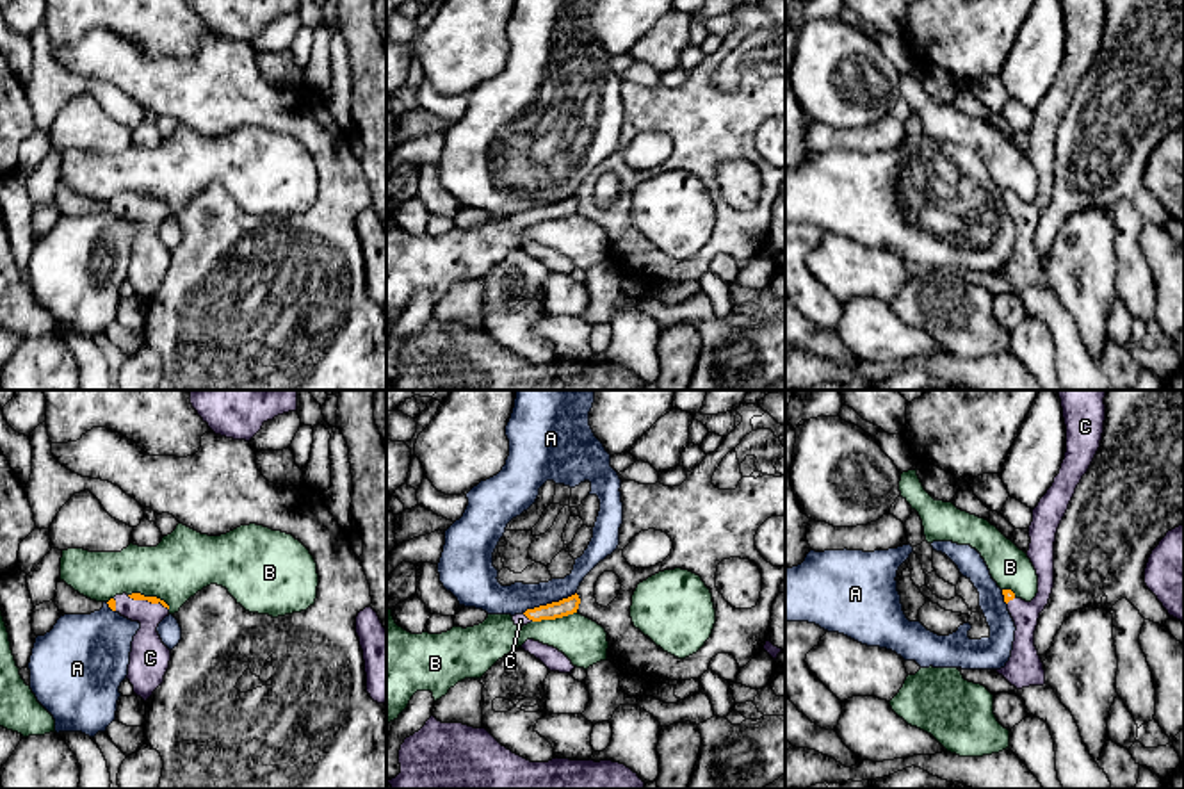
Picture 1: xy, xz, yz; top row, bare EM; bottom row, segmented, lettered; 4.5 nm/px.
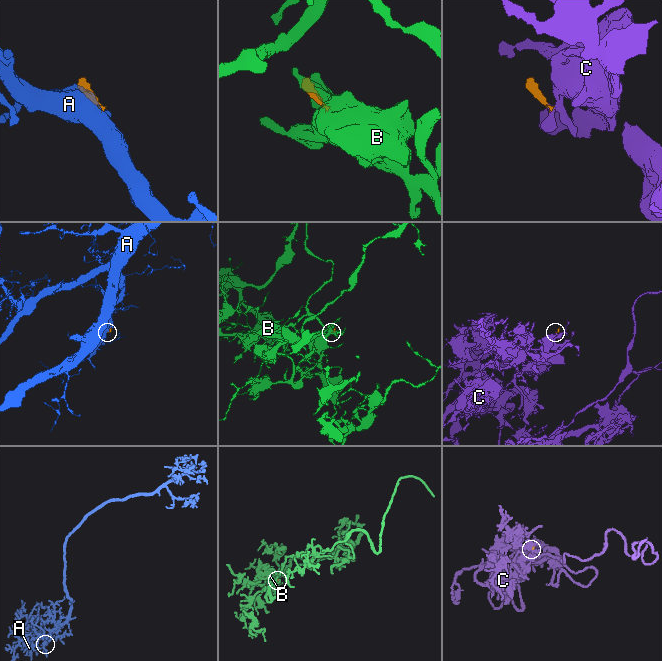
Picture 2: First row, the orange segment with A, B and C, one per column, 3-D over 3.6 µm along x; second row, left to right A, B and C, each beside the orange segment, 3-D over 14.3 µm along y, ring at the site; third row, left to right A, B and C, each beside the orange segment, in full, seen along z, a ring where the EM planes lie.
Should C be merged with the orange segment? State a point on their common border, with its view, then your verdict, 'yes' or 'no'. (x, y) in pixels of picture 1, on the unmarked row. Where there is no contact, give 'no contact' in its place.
xy (148, 202) | yes

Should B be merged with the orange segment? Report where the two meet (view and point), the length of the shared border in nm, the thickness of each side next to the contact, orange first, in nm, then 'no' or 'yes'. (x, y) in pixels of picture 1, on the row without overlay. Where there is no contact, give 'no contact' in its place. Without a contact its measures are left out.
contact xz (554, 219); length 200 nm; calibres 80 and 200 nm; no

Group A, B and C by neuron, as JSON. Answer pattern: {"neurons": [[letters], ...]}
{"neurons": [["A"], ["B"], ["C"]]}

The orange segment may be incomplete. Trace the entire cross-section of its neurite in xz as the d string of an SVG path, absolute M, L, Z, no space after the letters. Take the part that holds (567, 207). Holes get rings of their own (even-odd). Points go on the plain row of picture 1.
M575 194L575 196L563 199L559 203L552 203L552 205L547 205L547 207L527 210L522 216L515 216L513 223L515 223L515 226L523 228L531 223L563 219L563 217L577 214L579 205L580 205L580 199Z

